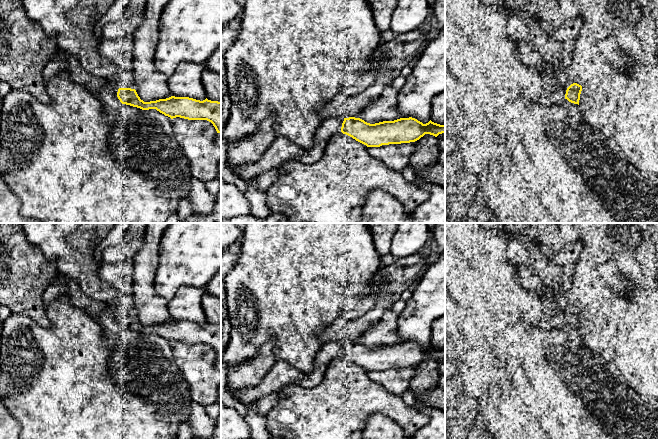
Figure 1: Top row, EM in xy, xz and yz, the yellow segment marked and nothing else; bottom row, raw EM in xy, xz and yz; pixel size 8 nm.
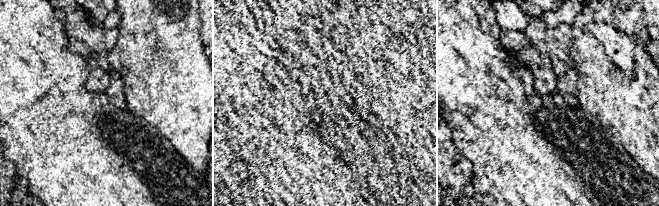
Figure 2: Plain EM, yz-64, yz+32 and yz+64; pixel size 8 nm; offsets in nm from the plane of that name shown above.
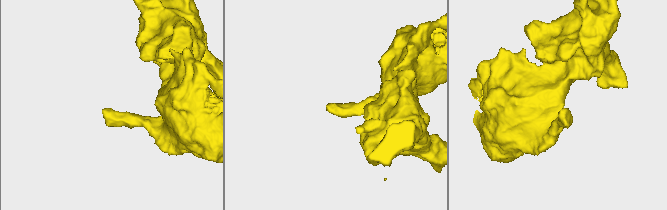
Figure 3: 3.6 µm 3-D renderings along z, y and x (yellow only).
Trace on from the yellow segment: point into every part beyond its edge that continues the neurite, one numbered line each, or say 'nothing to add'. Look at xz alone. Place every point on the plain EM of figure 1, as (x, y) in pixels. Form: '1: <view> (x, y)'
1: xz (282, 373)

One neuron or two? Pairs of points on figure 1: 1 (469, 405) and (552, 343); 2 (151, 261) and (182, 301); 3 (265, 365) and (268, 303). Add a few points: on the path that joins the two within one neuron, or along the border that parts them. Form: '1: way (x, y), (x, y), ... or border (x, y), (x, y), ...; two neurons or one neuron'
1: border (462, 380), (462, 388), (476, 401), (478, 411); two neurons
2: border (167, 301), (167, 311), (172, 319); two neurons
3: border (273, 343), (264, 343), (249, 358); two neurons

